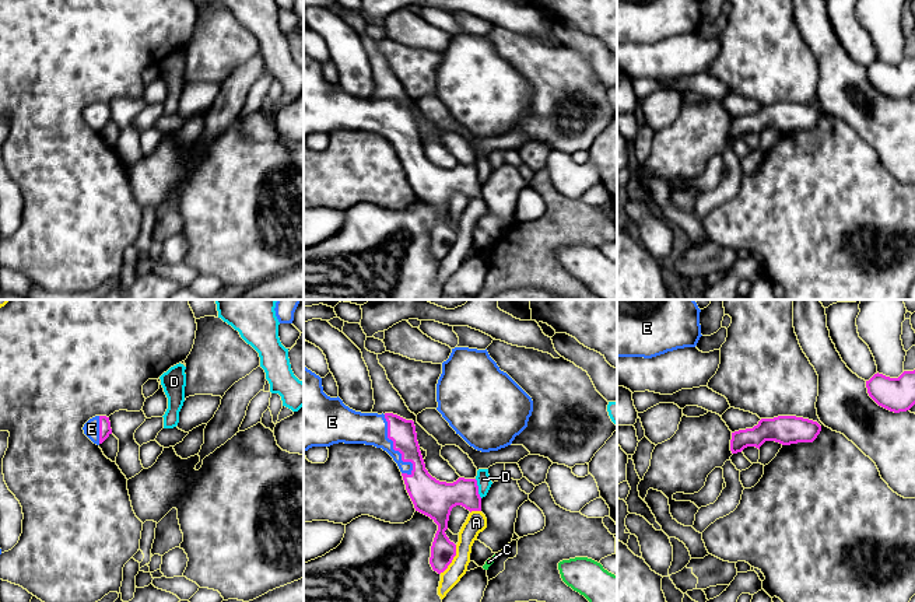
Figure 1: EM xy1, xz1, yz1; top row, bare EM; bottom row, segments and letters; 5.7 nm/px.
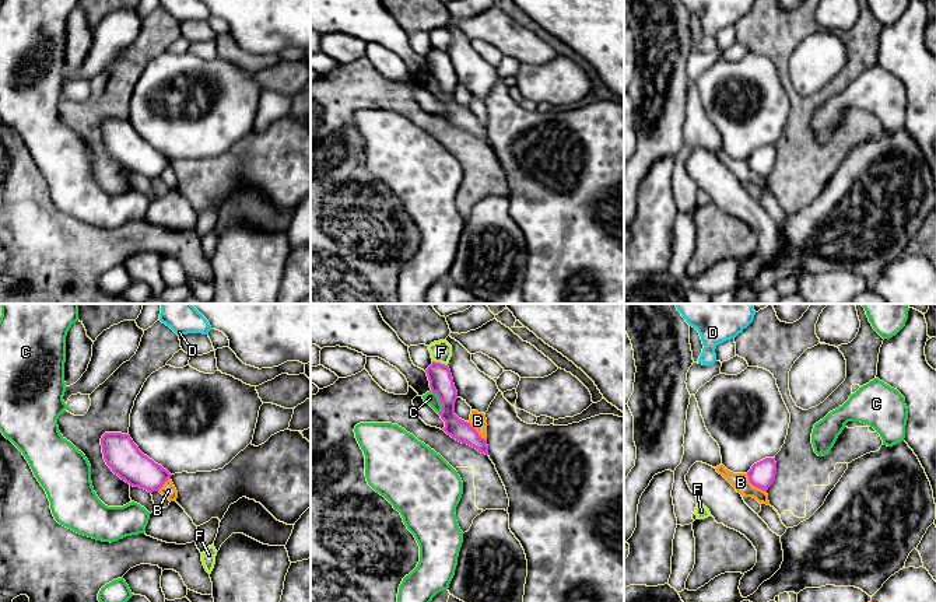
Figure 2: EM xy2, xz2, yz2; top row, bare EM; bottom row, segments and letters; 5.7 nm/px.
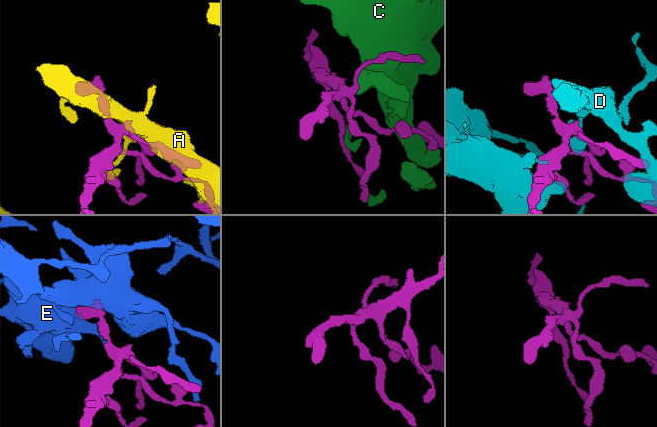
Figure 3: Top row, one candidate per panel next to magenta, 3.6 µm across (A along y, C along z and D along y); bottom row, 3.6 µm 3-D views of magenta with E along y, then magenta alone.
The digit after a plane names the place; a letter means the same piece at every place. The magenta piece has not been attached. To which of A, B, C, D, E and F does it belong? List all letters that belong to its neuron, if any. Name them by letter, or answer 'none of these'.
E

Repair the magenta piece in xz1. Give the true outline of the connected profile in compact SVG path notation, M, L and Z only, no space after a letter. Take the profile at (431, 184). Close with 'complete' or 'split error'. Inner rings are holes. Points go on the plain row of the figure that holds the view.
M304 52L304 139L339 129L374 132L393 144L416 197L438 211L430 251L438 260L444 259L456 242L456 231L445 220L451 197L456 192L481 197L477 167L437 167L425 155L413 106L393 99L355 98L339 83L327 83L322 64Z; split error

